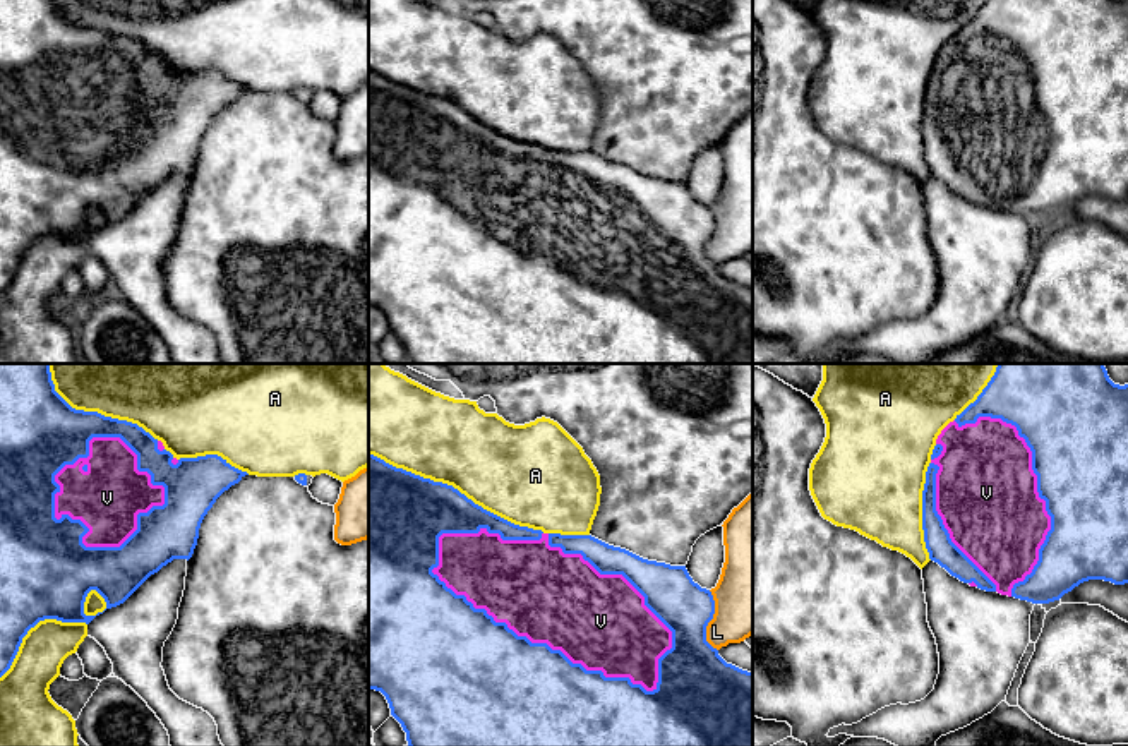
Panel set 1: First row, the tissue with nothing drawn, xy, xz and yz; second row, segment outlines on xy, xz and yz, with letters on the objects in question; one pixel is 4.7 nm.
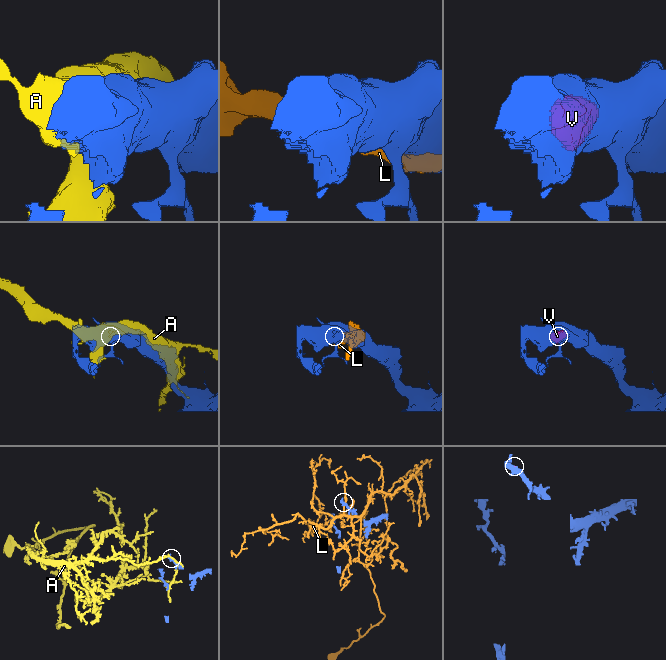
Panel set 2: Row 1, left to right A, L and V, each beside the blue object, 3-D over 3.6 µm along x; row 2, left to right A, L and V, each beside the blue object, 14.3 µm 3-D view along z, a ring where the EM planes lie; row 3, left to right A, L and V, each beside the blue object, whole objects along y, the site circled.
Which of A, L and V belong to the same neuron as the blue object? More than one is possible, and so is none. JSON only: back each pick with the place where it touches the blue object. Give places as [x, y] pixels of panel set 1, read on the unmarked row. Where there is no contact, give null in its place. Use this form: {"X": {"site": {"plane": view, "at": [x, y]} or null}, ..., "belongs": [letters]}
{"V": {"site": {"plane": "xz", "at": [527, 254]}}, "belongs": ["V"]}

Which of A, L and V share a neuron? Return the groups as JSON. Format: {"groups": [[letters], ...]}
{"groups": [["A"], ["L"], ["V"]]}

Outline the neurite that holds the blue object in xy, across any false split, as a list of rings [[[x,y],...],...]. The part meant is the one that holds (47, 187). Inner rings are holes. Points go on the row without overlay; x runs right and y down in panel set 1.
[[[0,0],[0,293],[10,285],[22,254],[39,237],[89,240],[96,233],[84,230],[84,218],[91,206],[105,214],[106,225],[111,225],[123,220],[151,190],[173,175],[189,177],[204,132],[216,115],[245,91],[249,89],[231,82],[218,70],[177,75],[161,57],[137,39],[72,24],[55,7],[55,0]]]

